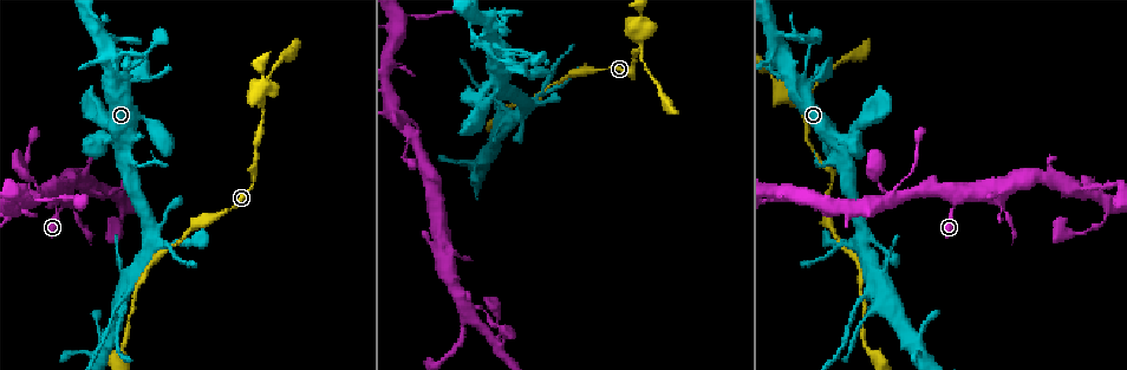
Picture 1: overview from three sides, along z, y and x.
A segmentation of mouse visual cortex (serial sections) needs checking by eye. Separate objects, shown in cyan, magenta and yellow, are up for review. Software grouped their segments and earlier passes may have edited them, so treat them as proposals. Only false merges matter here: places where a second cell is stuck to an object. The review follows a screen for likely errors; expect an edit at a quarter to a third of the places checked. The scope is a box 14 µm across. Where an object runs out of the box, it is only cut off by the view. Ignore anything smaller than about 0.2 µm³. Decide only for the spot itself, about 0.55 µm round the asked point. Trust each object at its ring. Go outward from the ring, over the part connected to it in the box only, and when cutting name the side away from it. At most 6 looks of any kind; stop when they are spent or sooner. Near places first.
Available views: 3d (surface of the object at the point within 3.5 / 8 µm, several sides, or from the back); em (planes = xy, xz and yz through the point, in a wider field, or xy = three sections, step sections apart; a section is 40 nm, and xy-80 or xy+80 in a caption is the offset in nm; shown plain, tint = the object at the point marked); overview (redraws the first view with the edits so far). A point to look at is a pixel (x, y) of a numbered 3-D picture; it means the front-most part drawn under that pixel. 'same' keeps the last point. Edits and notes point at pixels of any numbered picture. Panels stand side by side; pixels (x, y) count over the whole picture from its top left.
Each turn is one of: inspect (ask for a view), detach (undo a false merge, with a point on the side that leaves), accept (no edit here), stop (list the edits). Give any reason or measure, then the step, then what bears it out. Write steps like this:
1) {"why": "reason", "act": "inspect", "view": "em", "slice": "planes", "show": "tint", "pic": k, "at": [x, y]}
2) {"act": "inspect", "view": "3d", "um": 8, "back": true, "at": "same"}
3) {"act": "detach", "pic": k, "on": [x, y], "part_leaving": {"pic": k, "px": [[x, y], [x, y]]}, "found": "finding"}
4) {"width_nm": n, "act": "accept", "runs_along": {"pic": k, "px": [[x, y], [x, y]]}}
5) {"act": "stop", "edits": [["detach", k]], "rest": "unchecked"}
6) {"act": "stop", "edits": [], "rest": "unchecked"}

{"why": "four arms meet", "act": "inspect", "view": "3d", "um": 3.5, "back": true, "pic": 1, "at": [406, 17]}

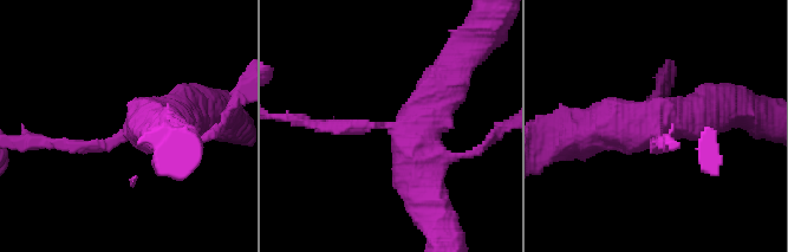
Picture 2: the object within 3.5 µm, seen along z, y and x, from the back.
{"arms": 4, "arm_widths_nm": [100, 200, 500, 500], "act": "inspect", "view": "em", "slice": "xy", "step": 2, "show": "tint", "pic": 2, "at": [124, 137]}

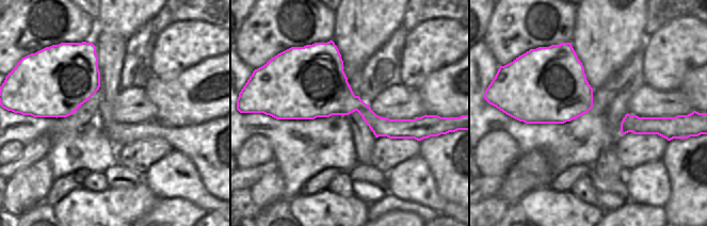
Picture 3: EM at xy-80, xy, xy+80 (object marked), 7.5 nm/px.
{"why": "cut it another way", "act": "inspect", "view": "em", "slice": "xy", "step": 1, "show": "tint", "at": "same"}

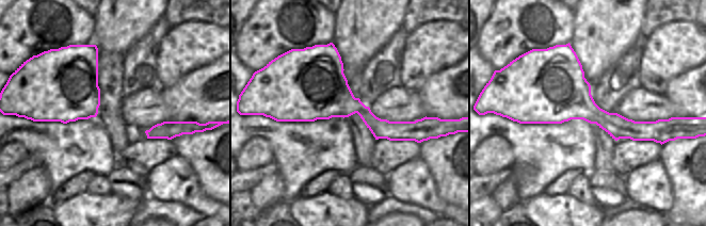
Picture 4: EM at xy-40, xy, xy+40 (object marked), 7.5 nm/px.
{"act": "accept", "runs_along": {"pic": 2, "px": [[572, 139], [696, 116], [705, 105]]}, "found": "one cell here"}

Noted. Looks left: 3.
{"why": "arms part here", "act": "inspect", "view": "3d", "um": 3.5, "pic": 1, "at": [132, 282]}

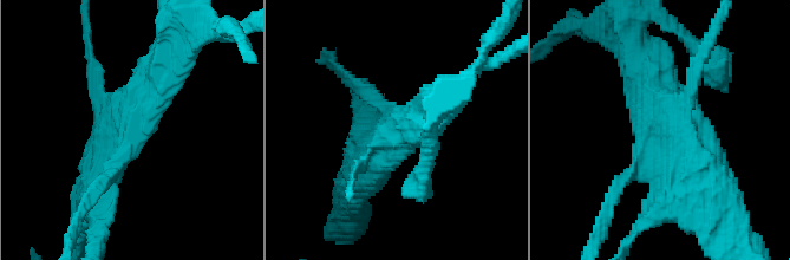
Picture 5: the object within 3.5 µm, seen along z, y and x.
{"why": "now the EM", "act": "inspect", "view": "em", "slice": "xy", "step": 5, "show": "tint", "pic": 5, "at": [133, 128]}

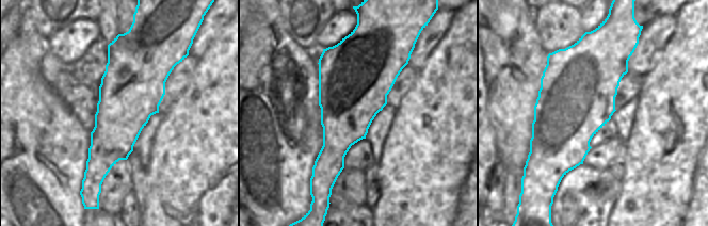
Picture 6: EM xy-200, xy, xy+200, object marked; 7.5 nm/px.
{"act": "accept", "runs_along": {"pic": 5, "px": [[171, 56], [113, 131], [96, 175]]}, "found": "all the same cell"}

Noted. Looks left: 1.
{"act": "stop", "edits": [], "rest": "unchecked"}

